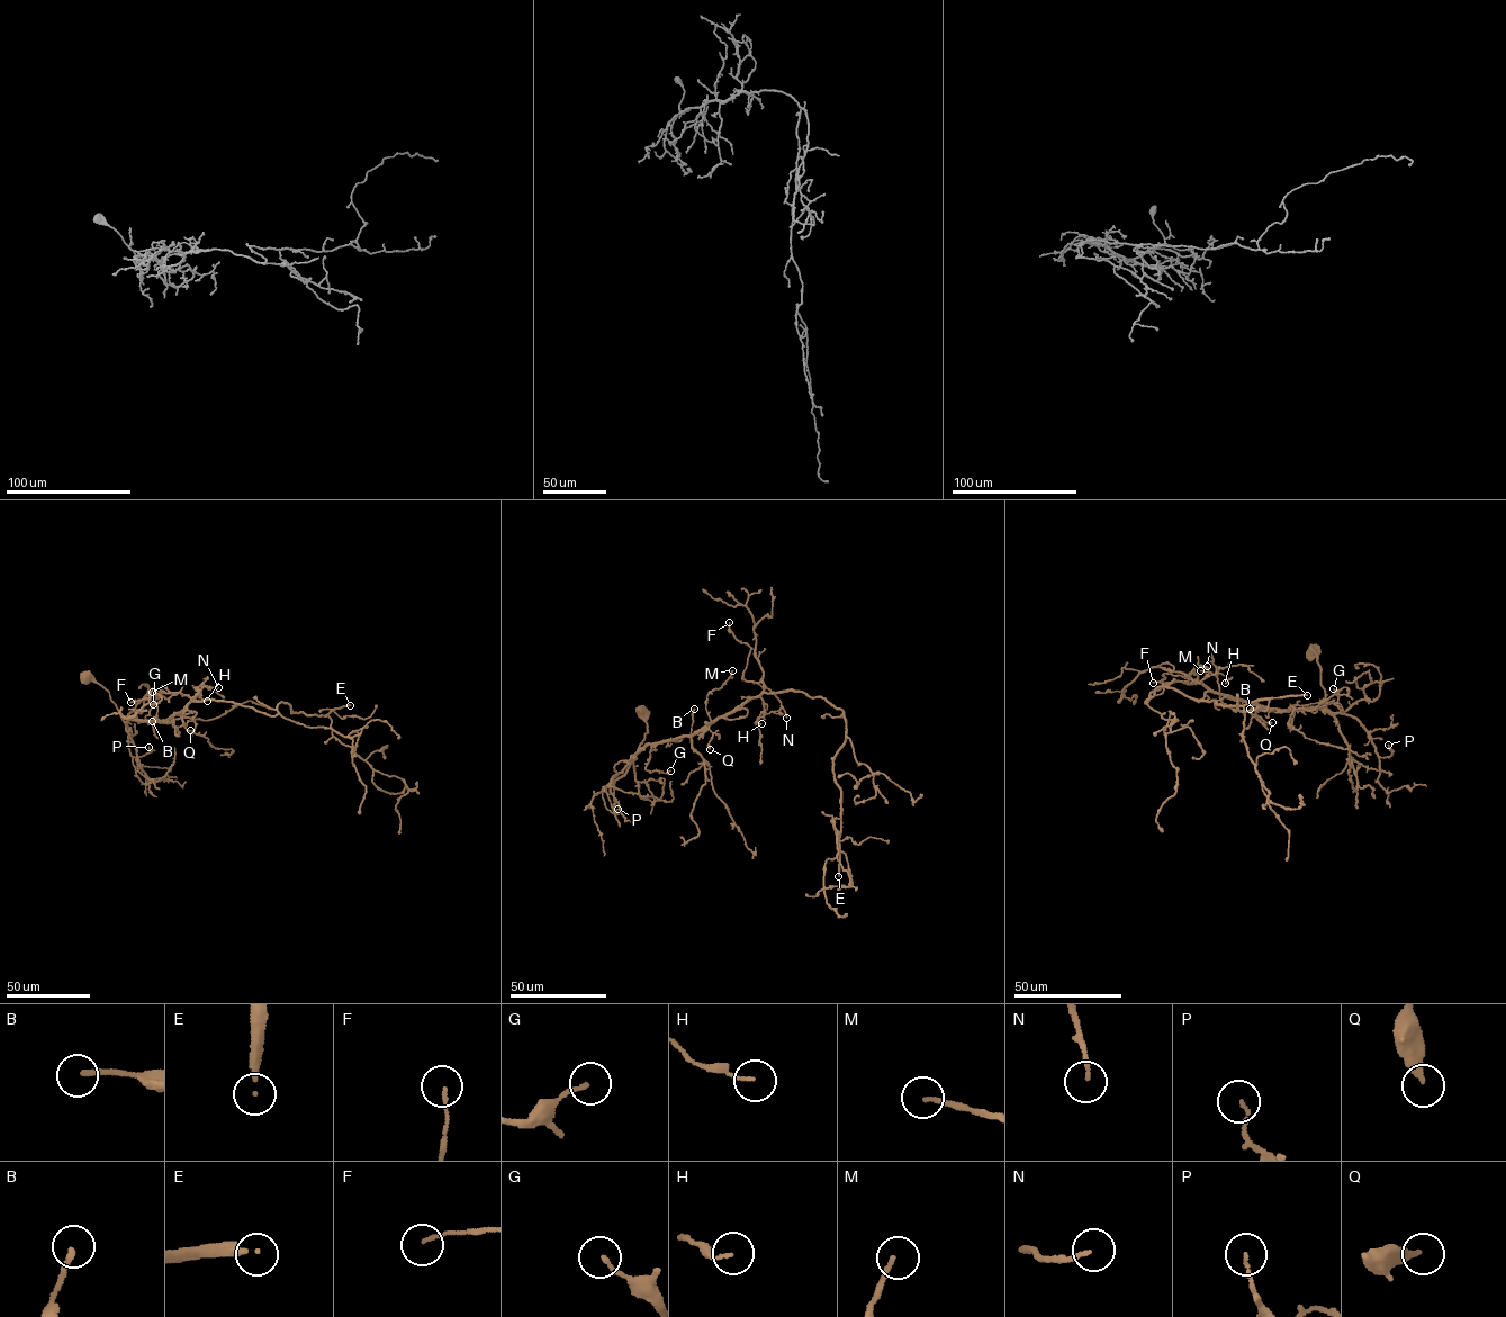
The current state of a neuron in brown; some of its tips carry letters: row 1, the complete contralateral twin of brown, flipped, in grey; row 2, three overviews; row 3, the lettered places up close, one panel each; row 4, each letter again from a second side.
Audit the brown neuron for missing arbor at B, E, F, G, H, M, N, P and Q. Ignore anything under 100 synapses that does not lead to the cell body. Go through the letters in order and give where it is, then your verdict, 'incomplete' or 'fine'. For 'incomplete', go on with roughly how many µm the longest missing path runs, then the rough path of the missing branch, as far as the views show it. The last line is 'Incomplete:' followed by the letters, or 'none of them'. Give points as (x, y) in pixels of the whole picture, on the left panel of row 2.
B: at (152, 721); fine
E: at (350, 705); incomplete; about 250 µm are missing; missing branch runs (350, 705), (433, 710), (443, 678), (441, 622), (453, 606), (497, 597)
F: at (131, 702); fine
G: at (153, 704); fine
H: at (207, 701); fine
M: at (152, 692); fine
N: at (218, 687); fine
P: at (149, 747); fine
Q: at (190, 730); fine
Incomplete: E

